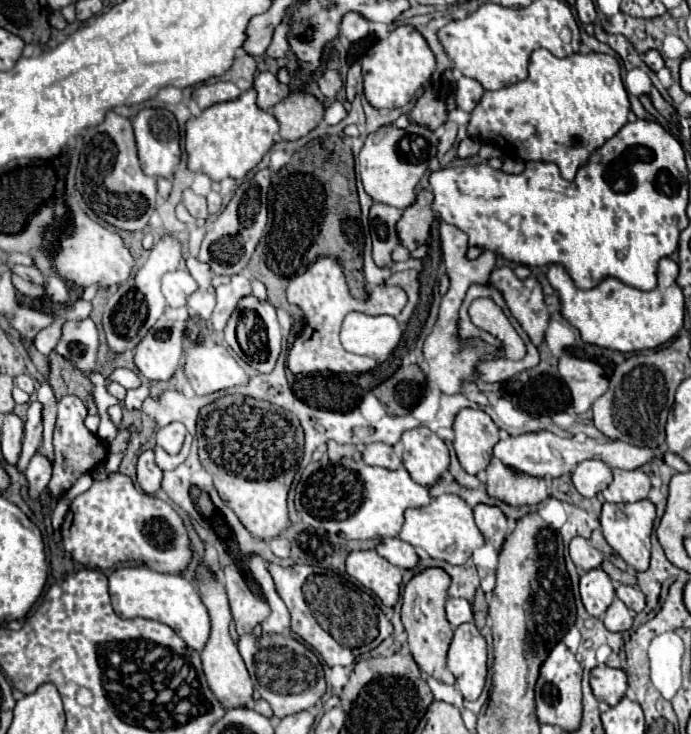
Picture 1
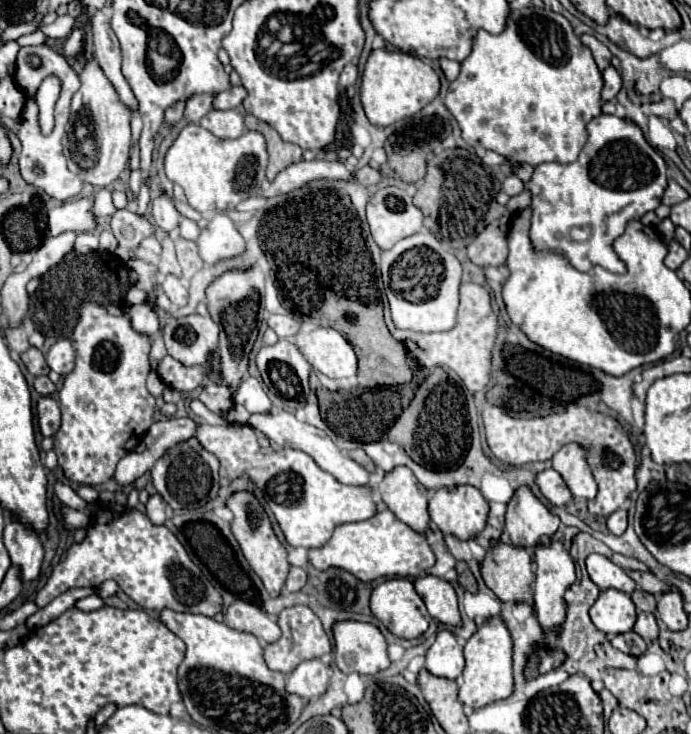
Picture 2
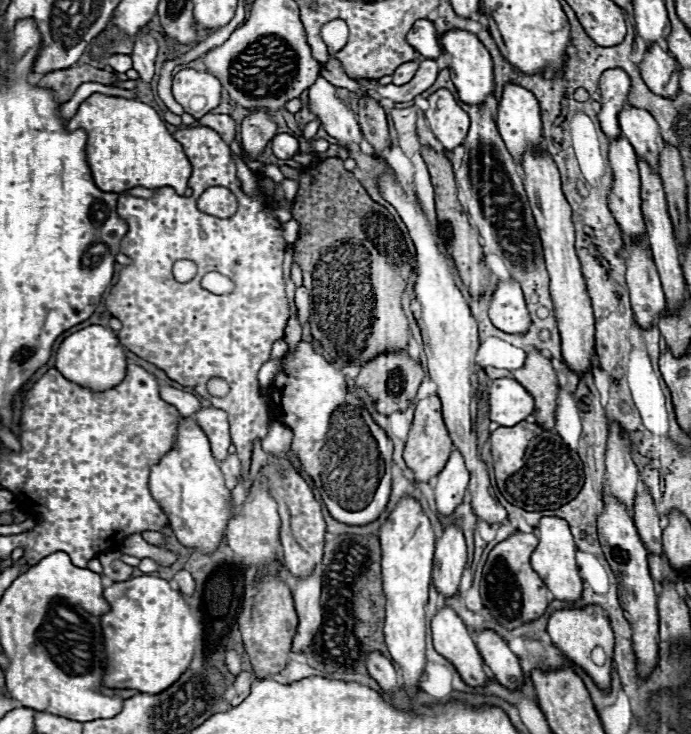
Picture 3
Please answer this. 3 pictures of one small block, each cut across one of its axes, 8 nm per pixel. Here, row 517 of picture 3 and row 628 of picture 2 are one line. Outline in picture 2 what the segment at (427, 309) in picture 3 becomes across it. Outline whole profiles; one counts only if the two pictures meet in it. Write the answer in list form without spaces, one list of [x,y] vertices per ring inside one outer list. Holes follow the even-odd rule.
[[[502,616],[488,618],[464,646],[466,668],[462,672],[462,686],[458,700],[468,708],[482,708],[490,702],[508,698],[512,694],[512,640]]]

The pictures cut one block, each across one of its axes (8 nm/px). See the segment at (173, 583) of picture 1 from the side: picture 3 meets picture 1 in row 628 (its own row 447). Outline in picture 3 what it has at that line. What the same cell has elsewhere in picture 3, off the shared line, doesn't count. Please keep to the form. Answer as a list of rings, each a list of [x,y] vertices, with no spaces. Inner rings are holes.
[[[184,418],[180,422],[174,448],[150,468],[148,488],[168,514],[170,528],[180,544],[194,548],[200,554],[212,554],[220,546],[224,530],[238,510],[238,506],[230,506],[232,494],[224,484],[224,474],[210,452],[206,434],[192,418]]]

